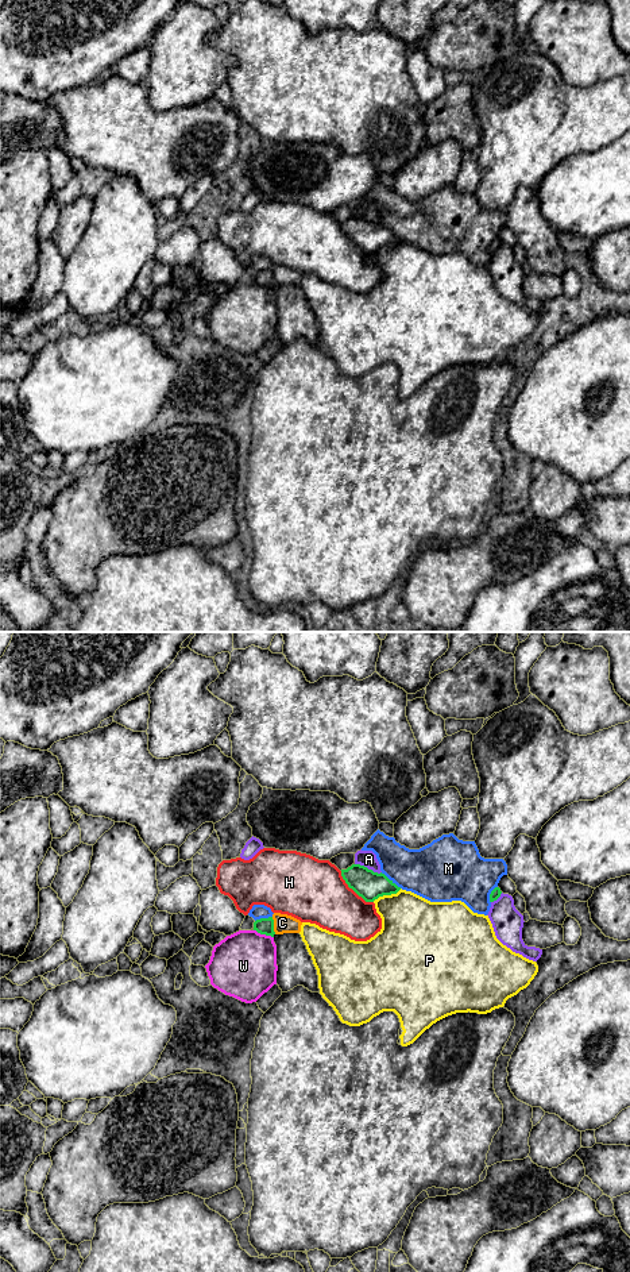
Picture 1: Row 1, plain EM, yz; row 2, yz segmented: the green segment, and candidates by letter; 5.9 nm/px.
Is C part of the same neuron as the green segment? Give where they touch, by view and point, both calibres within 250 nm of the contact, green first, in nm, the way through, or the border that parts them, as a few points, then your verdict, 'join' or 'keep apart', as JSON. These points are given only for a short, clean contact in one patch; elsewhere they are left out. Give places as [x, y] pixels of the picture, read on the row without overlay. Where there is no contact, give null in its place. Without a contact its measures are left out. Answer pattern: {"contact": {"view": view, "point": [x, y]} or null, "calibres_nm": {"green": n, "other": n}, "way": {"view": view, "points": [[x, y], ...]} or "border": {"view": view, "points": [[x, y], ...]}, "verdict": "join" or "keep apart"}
{"contact": {"view": "yz", "point": [273, 277]}, "calibres_nm": {"green": 100, "other": 110}, "verdict": "keep apart"}

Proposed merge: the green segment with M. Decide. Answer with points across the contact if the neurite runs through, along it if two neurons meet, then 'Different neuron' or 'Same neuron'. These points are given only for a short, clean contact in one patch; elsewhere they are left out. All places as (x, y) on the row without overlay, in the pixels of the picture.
Different neuron

